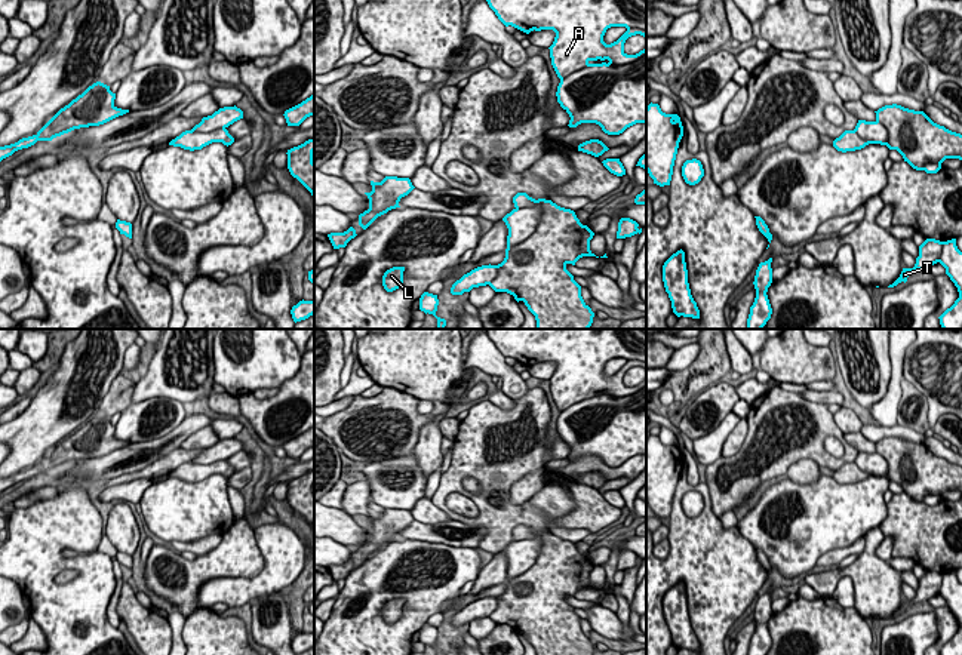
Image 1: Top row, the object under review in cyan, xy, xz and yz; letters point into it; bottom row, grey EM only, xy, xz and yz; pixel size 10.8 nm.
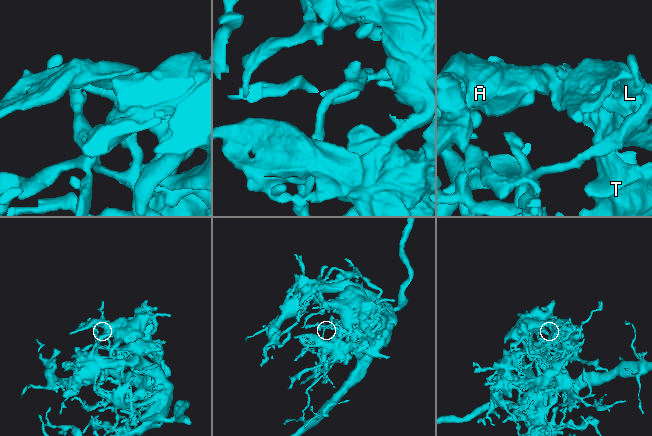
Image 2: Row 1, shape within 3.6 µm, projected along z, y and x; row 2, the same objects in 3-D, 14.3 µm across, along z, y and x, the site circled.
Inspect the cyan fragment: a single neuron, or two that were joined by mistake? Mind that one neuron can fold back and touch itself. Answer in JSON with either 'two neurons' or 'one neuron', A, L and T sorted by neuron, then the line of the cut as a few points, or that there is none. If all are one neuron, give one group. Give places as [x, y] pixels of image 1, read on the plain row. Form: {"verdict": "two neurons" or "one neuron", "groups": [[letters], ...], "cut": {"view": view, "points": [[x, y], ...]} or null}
{"verdict": "one neuron", "groups": [["A", "L", "T"]], "cut": null}

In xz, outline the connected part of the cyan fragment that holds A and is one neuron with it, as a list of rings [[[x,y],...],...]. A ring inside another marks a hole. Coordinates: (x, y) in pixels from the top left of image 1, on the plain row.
[[[486,329],[489,339],[505,357],[526,366],[553,362],[556,365],[550,381],[551,397],[560,410],[557,434],[569,446],[569,459],[581,455],[596,455],[608,467],[620,467],[636,455],[646,455],[646,379],[636,387],[624,384],[628,369],[640,366],[646,370],[646,329]],[[611,359],[626,359],[627,363],[614,375],[606,376],[603,368]]]

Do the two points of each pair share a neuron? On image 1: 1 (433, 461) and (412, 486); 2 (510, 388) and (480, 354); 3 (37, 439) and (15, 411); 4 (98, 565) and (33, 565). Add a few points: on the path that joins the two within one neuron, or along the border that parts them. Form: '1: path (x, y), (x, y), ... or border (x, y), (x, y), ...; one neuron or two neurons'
1: border (412, 454), (426, 480); two neurons
2: path (510, 380), (489, 360); one neuron
3: border (31, 399), (15, 418); two neurons
4: path (82, 563), (49, 563); one neuron

